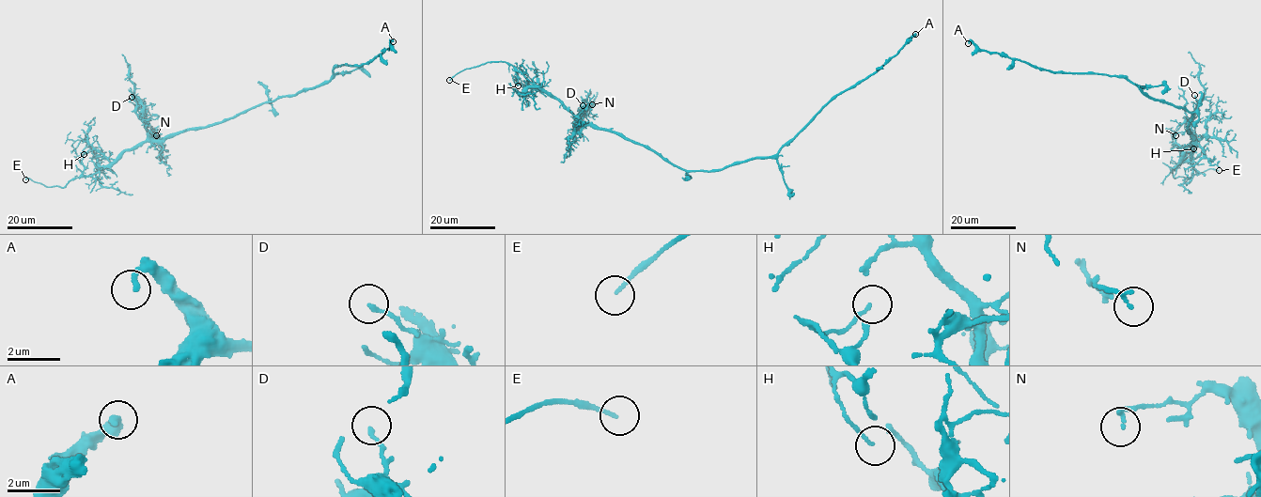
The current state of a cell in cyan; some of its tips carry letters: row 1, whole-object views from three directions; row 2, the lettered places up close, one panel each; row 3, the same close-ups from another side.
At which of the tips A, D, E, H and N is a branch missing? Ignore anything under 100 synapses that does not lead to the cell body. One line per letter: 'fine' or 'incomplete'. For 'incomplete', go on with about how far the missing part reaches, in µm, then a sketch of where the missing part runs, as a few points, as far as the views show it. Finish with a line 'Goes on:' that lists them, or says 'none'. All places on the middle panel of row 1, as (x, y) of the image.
A: fine
D: fine
E: incomplete; missing 3 µm
H: fine
N: fine
Goes on: E

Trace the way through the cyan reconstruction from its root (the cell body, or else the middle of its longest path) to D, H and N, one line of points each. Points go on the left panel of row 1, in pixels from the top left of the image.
D: (264, 101), (219, 123), (154, 140), (143, 121), (143, 104), (132, 97)
H: (264, 101), (219, 123), (139, 143), (88, 176), (84, 176), (84, 166), (76, 157), (84, 154)
N: (264, 101), (206, 127), (194, 128), (157, 140), (150, 137), (149, 132), (156, 135)

